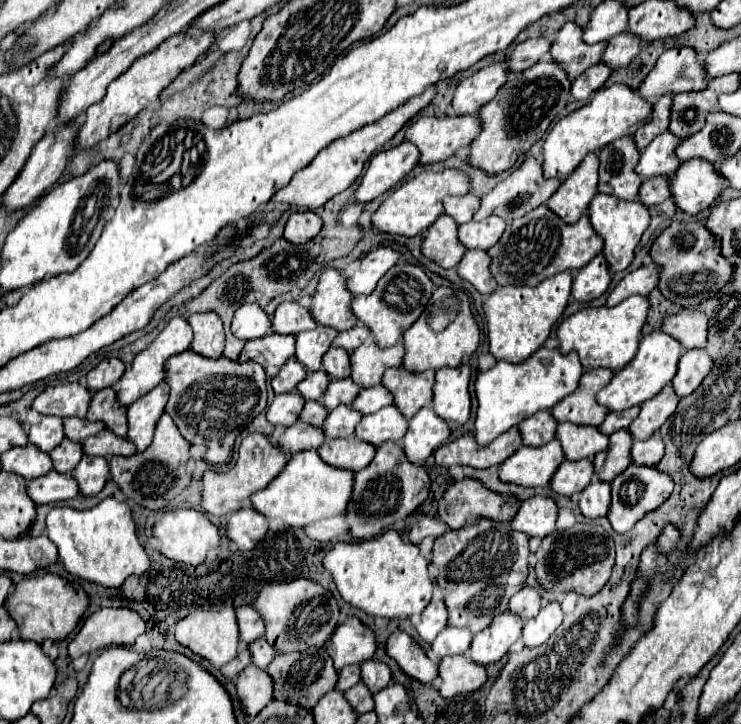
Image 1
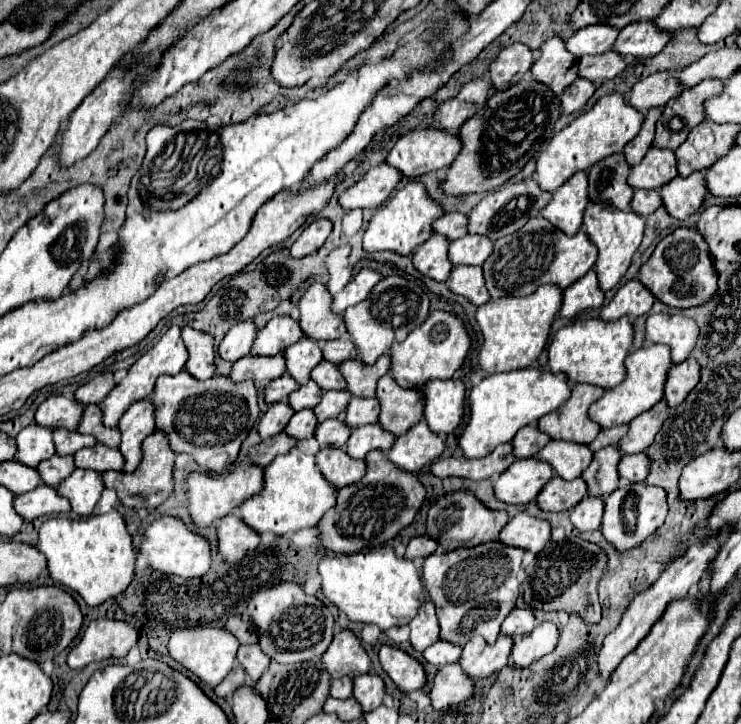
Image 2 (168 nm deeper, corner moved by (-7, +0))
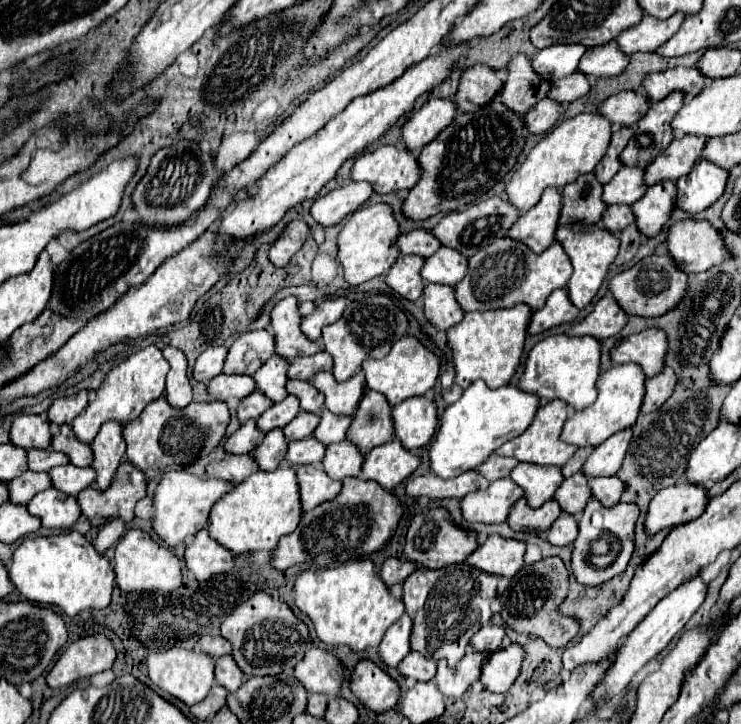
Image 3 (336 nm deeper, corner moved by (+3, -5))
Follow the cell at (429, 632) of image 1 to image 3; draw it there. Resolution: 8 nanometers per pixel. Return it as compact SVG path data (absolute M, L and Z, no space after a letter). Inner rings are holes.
M404 613L394 627L390 627L380 643L380 657L388 665L398 665L410 653L410 635L414 621L408 613Z

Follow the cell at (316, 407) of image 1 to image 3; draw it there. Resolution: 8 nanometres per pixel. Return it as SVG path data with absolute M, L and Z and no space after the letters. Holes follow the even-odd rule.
M280 427L266 433L266 439L254 449L254 459L258 461L260 469L272 471L282 463L288 451L288 439Z

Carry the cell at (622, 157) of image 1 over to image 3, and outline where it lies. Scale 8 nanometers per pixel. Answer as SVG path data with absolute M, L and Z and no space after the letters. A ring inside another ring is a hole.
M596 173L580 175L574 183L562 187L562 215L560 225L572 221L598 225L608 205L602 201L604 185L598 181Z

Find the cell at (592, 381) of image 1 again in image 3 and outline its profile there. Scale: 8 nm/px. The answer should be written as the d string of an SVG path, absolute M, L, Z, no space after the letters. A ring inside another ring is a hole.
M554 399L546 405L542 405L538 415L534 417L534 423L530 423L530 427L522 435L504 443L496 453L506 455L506 457L512 455L518 461L530 461L530 463L538 463L538 465L564 465L576 453L576 447L570 443L564 443L560 437L562 427L568 419L568 413L570 413L570 405L562 399Z

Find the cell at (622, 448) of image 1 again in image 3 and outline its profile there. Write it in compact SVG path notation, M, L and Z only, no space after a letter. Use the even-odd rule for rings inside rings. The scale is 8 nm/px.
M578 471L572 477L564 479L564 483L558 487L554 499L560 503L562 511L566 511L570 515L582 513L586 503L592 499L592 491L590 491L590 485L588 485L588 475Z

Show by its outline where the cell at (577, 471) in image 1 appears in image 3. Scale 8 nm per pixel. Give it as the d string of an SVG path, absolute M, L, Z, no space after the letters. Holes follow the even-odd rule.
M522 497L514 503L514 507L508 515L508 523L516 531L546 531L560 517L560 513L562 513L562 509L556 503L556 499L550 499L542 507L534 509Z

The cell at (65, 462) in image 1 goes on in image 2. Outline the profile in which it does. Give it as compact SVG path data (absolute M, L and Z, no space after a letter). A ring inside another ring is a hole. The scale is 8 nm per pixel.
M52 456L44 462L40 462L40 466L36 466L42 484L56 488L64 478L68 478L74 470L74 458L72 456Z

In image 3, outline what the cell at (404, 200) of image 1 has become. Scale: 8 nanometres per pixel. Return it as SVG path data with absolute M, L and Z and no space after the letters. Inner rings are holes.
M378 203L372 207L362 207L352 213L350 221L338 235L338 257L344 267L346 281L356 287L376 275L386 275L390 267L400 257L396 241L400 237L400 225L392 215L392 207L388 203Z

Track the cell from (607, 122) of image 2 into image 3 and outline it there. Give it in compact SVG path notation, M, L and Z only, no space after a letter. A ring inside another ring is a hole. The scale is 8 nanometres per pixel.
M580 113L572 119L560 121L530 151L526 161L512 175L512 179L506 187L510 203L514 203L520 211L528 211L530 207L534 207L540 201L542 191L546 187L562 189L566 183L572 183L574 179L578 179L578 175L594 171L594 167L600 163L602 155L608 151L610 141L612 141L612 125L600 113Z

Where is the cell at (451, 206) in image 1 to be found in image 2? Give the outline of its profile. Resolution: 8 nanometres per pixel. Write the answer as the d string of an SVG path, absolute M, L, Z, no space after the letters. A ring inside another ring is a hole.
M460 212L444 214L436 222L432 222L432 232L446 236L448 240L458 240L466 236L466 224L468 224L468 218Z

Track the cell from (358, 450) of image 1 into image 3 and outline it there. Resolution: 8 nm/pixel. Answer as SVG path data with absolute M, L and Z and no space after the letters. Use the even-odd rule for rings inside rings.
M300 465L296 473L302 491L304 511L314 509L318 503L324 503L328 499L334 499L342 489L342 481L336 481L326 475L320 465Z

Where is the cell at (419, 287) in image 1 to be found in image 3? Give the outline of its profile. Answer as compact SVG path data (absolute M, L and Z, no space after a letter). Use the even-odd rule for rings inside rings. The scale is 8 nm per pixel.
M368 293L358 299L350 299L344 309L344 315L322 331L326 351L334 357L334 377L338 377L338 381L346 381L360 369L364 359L384 357L390 351L392 343L398 337L406 335L406 329L406 311L394 297L384 293Z

